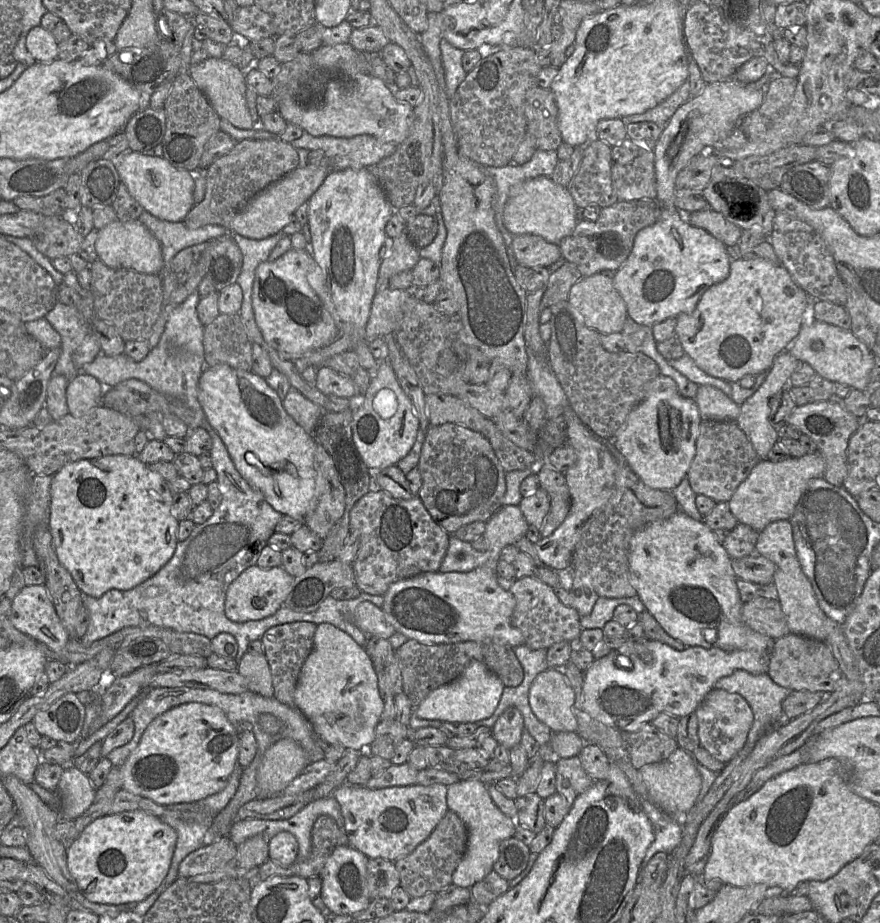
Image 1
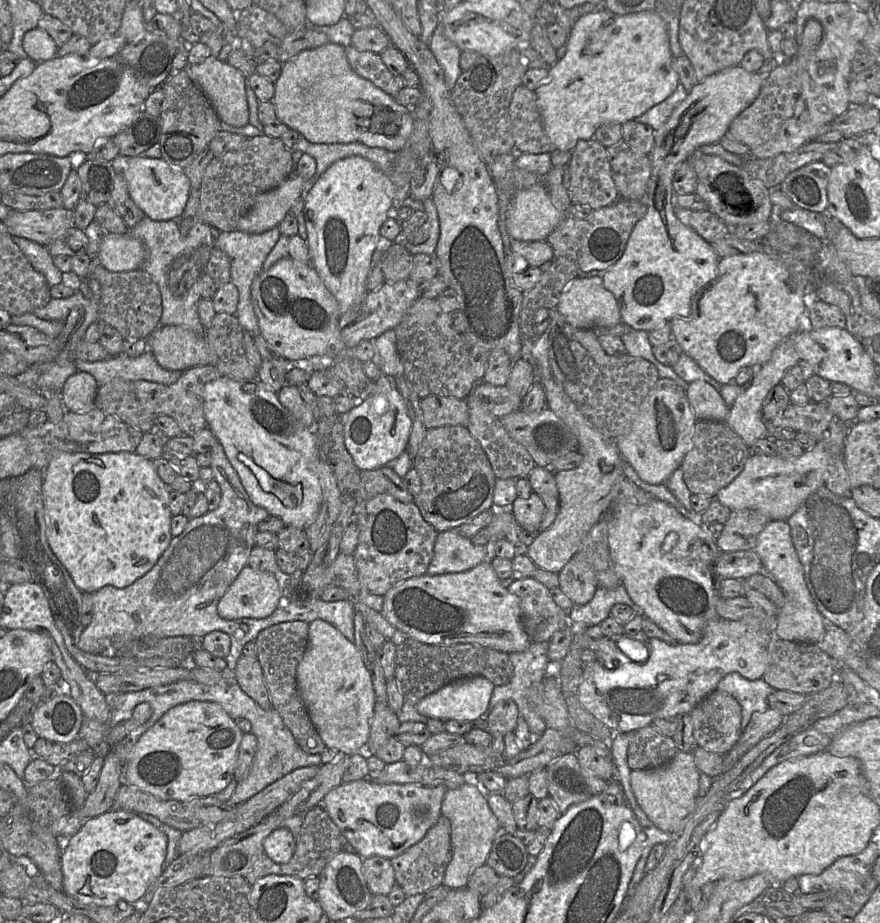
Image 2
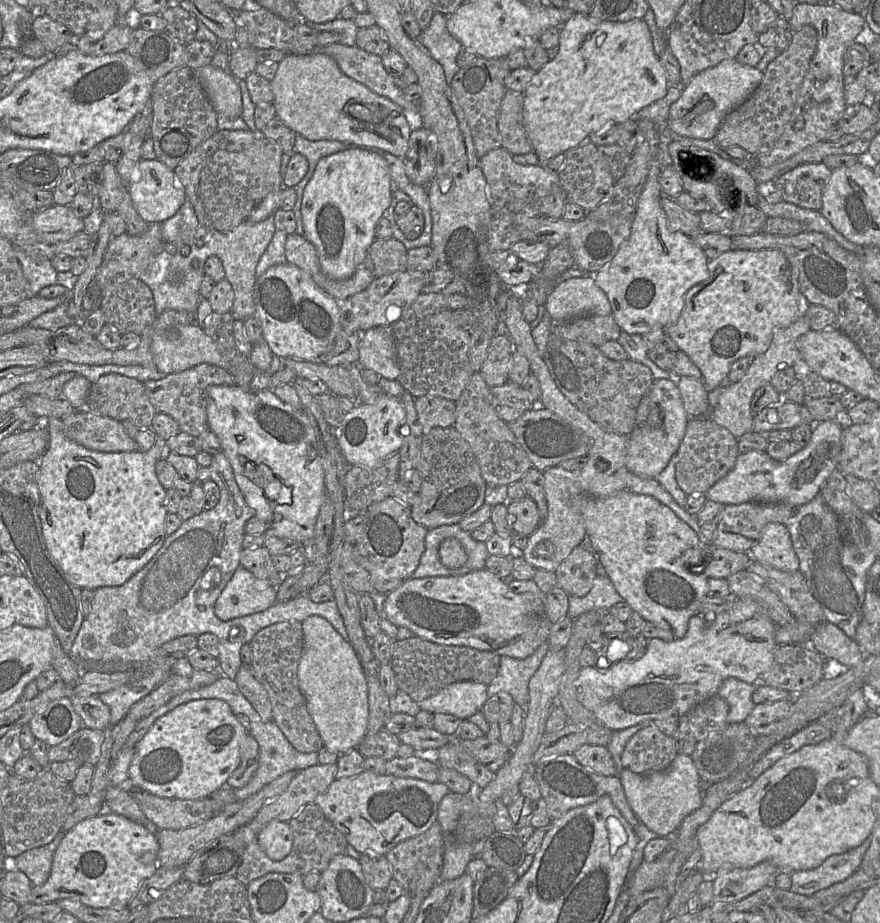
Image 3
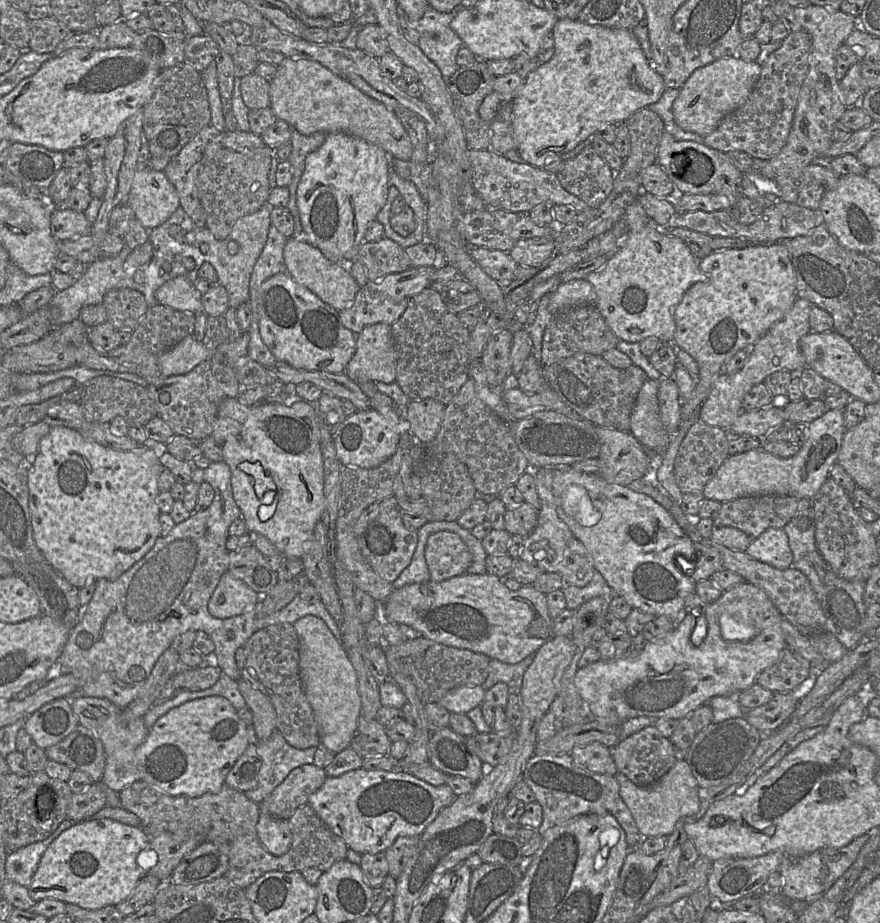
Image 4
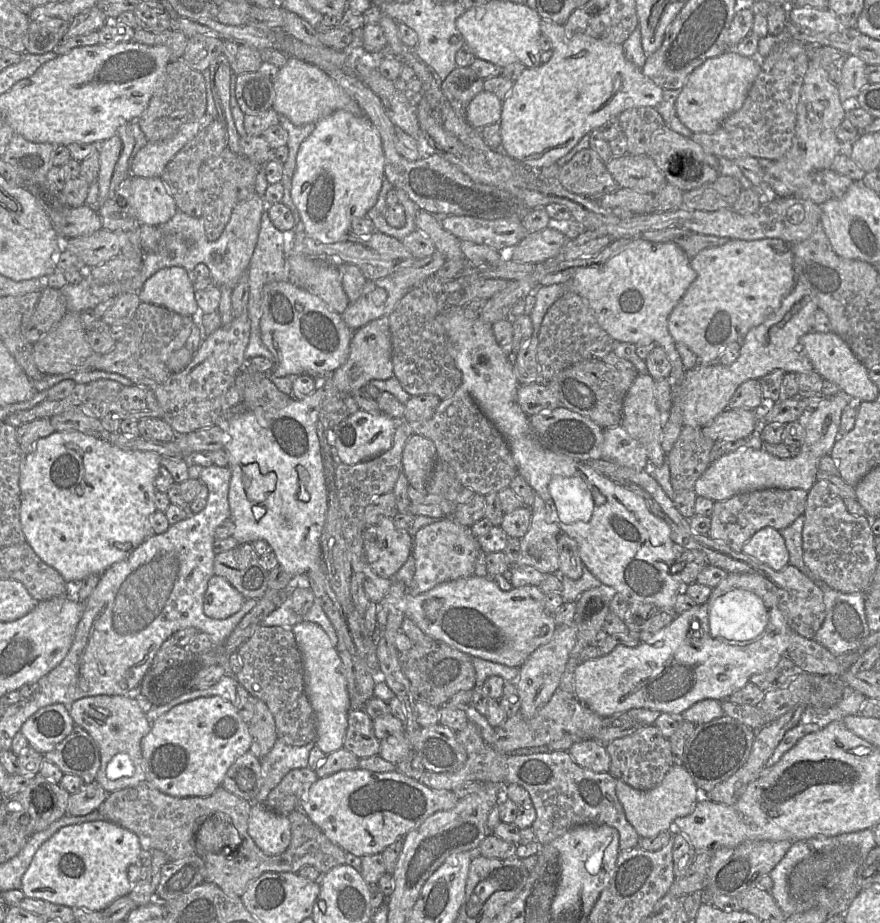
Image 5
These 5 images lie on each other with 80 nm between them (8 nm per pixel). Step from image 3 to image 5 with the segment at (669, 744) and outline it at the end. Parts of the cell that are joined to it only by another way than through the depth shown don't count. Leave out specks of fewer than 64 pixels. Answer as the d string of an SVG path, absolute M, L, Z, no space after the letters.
M654 724L644 725L634 733L615 739L605 746L611 758L609 773L641 791L658 786L674 765L670 742Z

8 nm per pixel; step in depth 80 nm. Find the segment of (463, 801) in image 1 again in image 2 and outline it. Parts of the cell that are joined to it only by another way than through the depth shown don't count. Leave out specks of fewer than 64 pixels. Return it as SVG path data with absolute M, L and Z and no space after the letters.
M468 781L459 788L448 789L441 806L441 816L450 820L452 858L444 875L443 885L451 890L463 889L476 868L486 864L493 840L501 827L491 811L487 798L474 781Z

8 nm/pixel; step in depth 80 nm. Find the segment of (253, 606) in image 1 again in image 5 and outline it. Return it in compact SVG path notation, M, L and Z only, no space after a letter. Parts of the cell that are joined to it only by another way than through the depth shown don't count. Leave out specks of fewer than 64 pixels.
M214 575L204 595L203 611L210 618L226 619L237 613L245 600L224 577Z

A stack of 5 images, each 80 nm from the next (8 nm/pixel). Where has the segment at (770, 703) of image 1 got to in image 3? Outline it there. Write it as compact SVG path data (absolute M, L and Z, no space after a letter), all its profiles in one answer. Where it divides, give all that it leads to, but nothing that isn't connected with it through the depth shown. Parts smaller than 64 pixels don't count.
M734 677L723 681L717 695L728 703L727 721L729 724L745 722L755 707L752 694L758 684L749 684Z

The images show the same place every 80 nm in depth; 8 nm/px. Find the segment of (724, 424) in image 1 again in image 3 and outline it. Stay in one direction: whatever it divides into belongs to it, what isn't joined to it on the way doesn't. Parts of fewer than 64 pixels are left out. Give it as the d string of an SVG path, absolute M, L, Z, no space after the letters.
M696 417L689 420L686 434L676 454L678 462L675 466L675 477L679 487L687 495L705 495L734 468L740 452L738 439L728 429L708 417Z

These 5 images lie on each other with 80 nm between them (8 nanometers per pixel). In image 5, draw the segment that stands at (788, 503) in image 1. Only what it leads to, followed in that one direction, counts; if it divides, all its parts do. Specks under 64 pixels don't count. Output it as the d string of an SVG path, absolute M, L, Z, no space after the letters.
M839 392L833 395L828 404L812 411L804 427L805 439L799 454L794 458L781 459L764 451L763 441L758 435L752 436L751 446L740 448L712 462L696 481L693 491L698 496L714 502L727 500L739 493L765 489L801 489L808 492L817 482L820 459L830 454L840 436L839 428L843 411L854 404L855 401L843 392Z

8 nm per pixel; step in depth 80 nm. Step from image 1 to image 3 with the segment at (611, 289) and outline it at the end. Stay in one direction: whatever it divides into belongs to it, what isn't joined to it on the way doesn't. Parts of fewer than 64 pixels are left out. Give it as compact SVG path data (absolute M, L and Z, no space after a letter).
M591 277L570 278L559 283L549 295L548 312L557 321L583 315L611 315L611 304L605 292Z

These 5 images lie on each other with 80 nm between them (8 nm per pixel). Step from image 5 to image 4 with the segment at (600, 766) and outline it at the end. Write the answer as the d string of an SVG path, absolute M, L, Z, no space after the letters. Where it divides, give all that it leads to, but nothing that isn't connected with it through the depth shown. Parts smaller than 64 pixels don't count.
M599 742L577 746L573 748L570 755L579 766L589 771L611 776L616 776L618 773L611 748Z

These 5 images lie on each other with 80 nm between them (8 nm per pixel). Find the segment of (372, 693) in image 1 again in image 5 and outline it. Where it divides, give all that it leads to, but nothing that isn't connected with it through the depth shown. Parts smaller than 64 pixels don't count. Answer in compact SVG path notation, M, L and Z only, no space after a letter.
M301 622L293 628L303 665L305 692L316 718L315 745L326 755L343 748L348 726L350 699L347 681L337 649L321 626L314 622Z

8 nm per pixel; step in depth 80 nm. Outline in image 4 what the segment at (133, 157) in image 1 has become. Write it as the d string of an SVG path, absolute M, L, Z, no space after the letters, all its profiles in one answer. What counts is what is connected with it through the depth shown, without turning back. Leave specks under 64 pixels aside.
M145 165L138 166L134 173L129 203L148 230L164 223L180 206L178 193L165 173Z

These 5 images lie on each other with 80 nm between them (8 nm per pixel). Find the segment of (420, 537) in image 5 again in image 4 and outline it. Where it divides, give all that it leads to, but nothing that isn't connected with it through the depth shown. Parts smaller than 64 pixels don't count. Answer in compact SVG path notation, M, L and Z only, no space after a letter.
M446 530L429 536L424 554L430 581L434 582L465 574L473 560L471 551L460 536Z

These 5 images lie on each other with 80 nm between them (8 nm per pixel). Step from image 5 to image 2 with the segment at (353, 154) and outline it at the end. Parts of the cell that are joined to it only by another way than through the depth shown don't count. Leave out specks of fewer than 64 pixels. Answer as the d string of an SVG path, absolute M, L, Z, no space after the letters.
M361 156L332 163L321 174L304 200L304 220L311 264L335 297L340 316L359 306L367 296L367 276L380 228L392 215L395 187L385 172Z

